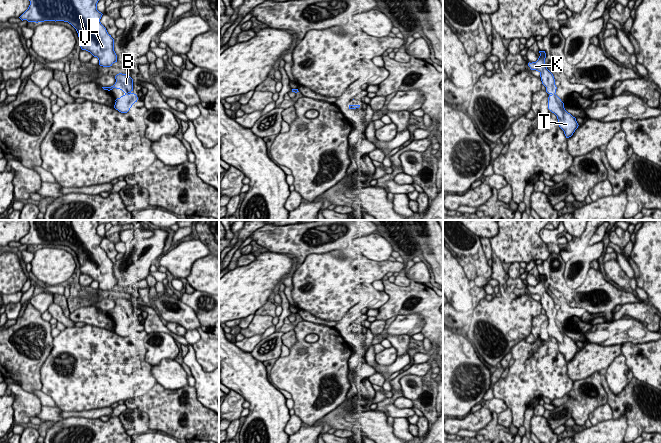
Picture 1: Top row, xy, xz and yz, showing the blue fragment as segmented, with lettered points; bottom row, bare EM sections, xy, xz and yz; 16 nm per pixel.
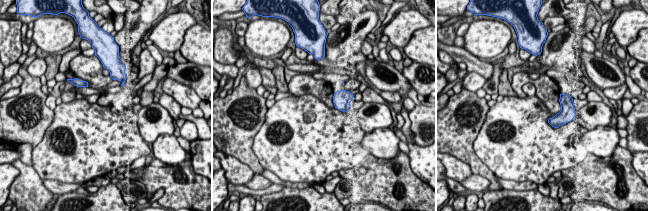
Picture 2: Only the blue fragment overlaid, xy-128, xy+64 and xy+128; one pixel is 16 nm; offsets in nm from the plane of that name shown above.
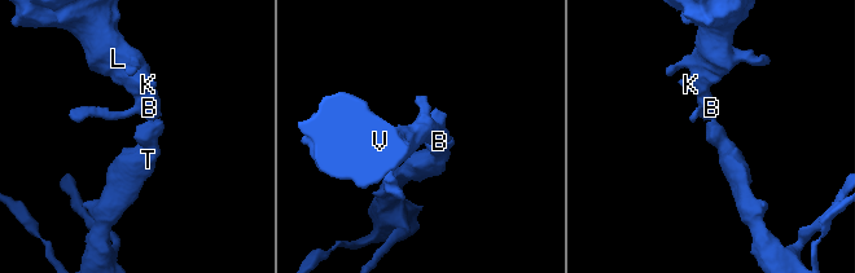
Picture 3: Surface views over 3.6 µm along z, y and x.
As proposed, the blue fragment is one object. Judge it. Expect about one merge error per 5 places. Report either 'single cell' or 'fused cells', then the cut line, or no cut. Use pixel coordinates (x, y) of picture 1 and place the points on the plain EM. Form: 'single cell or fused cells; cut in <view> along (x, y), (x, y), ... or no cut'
single cell; no cut

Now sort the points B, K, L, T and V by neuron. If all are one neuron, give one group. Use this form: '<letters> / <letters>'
B K L T V

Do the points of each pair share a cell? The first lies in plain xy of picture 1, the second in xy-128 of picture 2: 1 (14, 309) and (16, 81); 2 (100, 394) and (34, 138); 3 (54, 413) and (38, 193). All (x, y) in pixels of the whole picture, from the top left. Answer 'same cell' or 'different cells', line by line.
1: different cells
2: different cells
3: different cells

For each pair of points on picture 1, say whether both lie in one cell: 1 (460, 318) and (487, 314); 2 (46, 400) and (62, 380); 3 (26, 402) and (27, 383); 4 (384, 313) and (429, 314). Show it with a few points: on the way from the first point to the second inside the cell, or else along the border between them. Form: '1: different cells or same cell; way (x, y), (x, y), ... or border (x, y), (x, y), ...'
1: different cells; border (485, 297), (479, 301), (468, 324)
2: different cells; border (41, 389), (57, 406)
3: different cells; border (17, 383), (23, 389), (32, 393)
4: same cell; way (398, 303), (410, 294), (419, 295), (423, 300)

